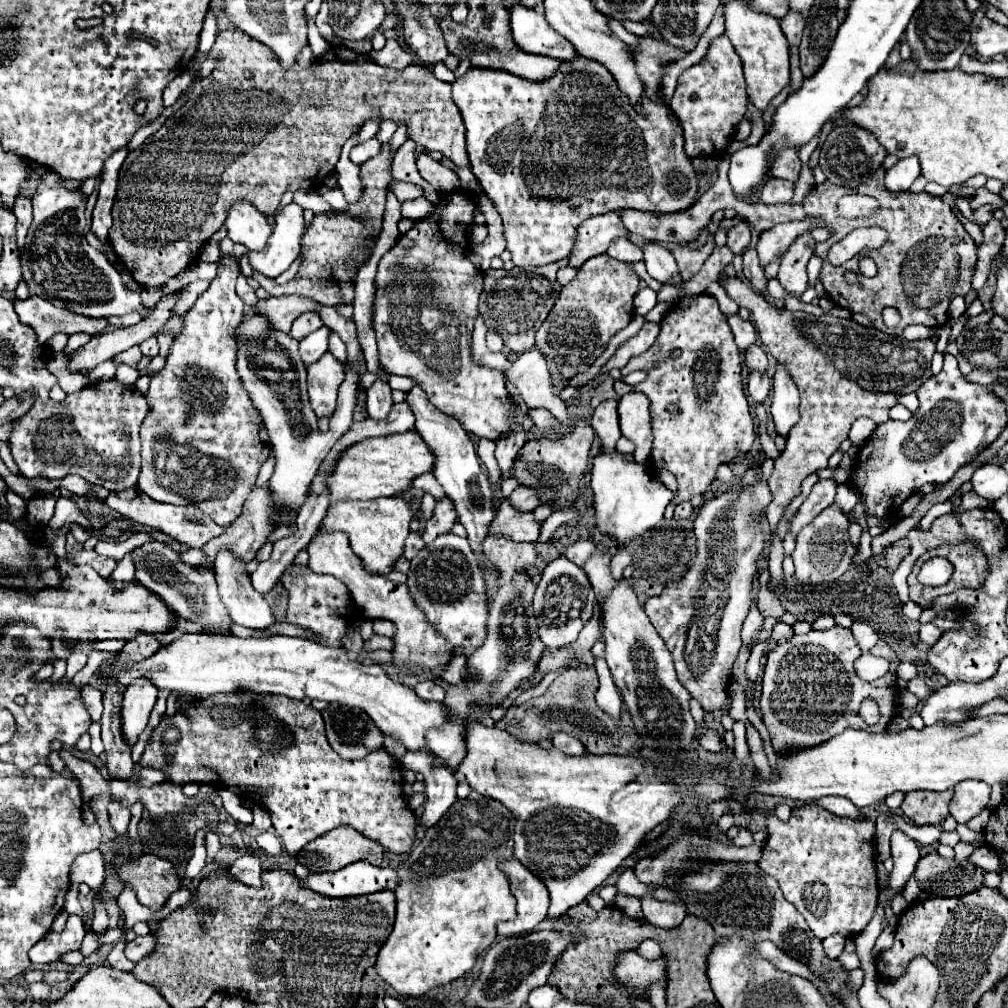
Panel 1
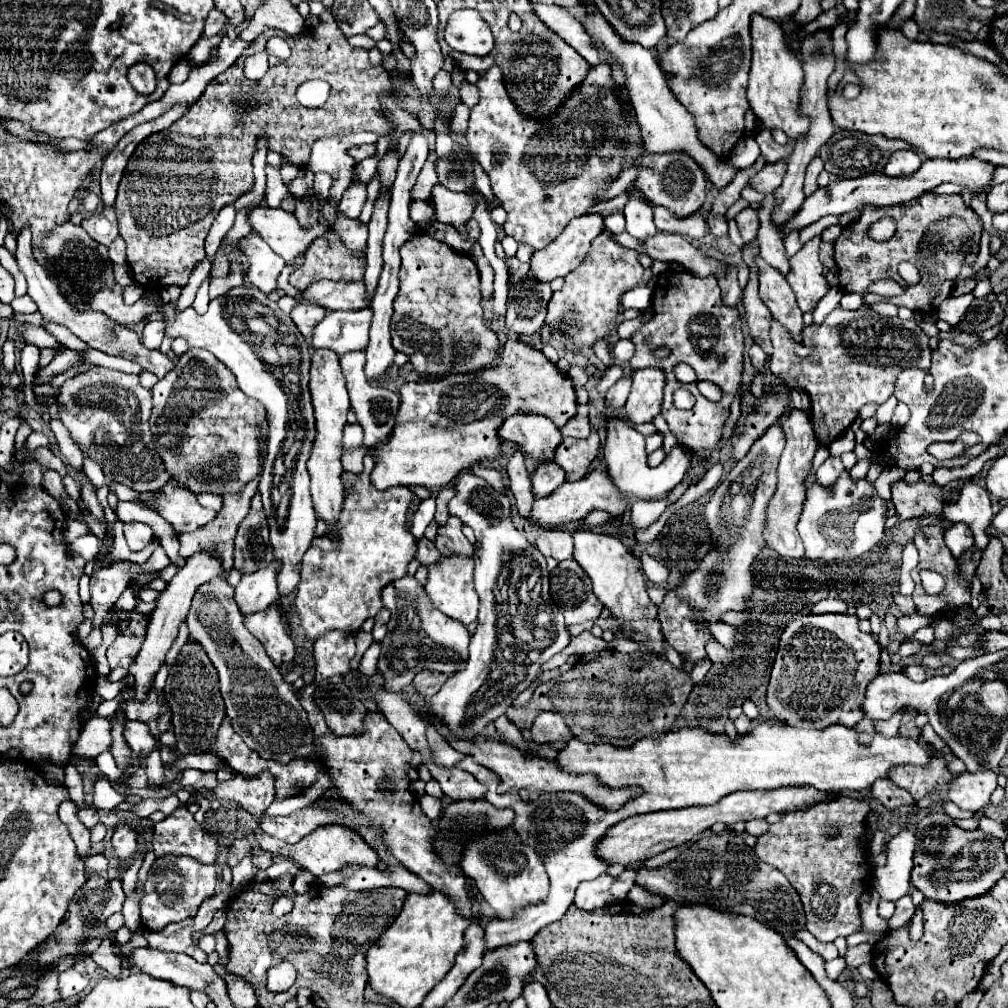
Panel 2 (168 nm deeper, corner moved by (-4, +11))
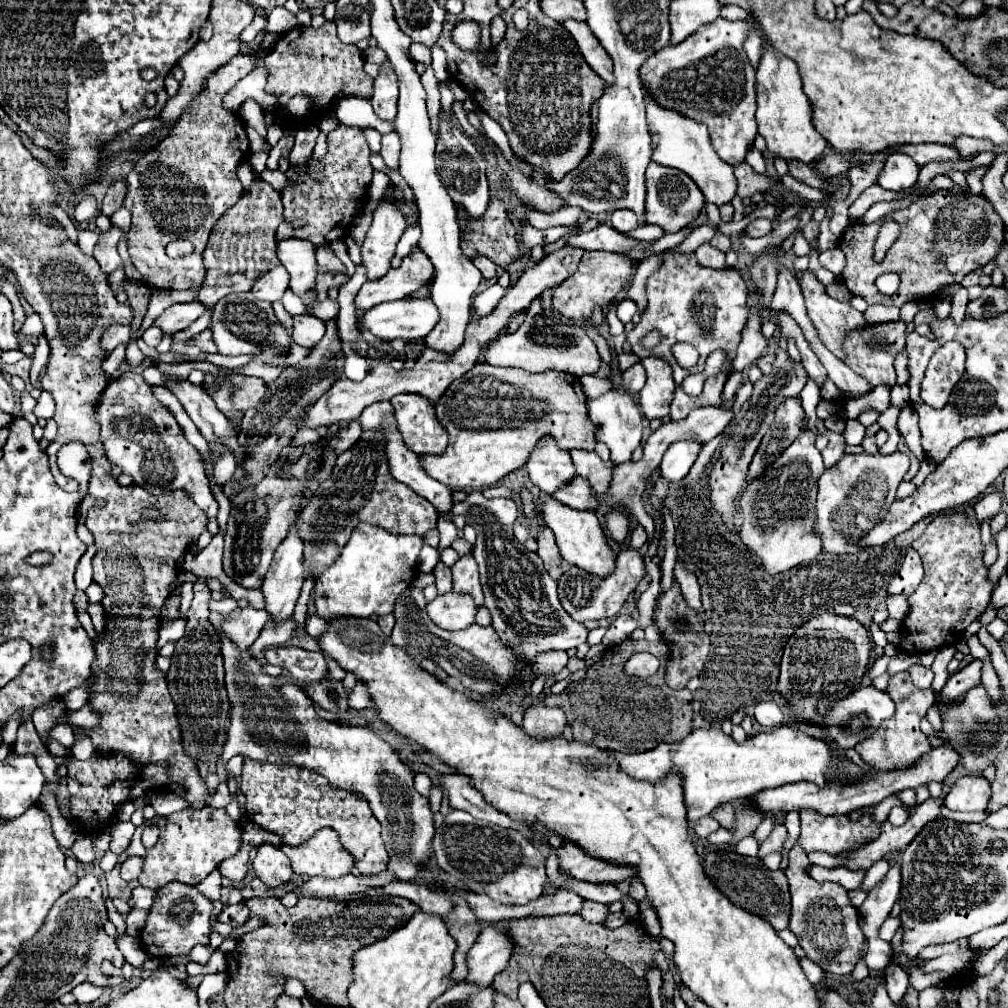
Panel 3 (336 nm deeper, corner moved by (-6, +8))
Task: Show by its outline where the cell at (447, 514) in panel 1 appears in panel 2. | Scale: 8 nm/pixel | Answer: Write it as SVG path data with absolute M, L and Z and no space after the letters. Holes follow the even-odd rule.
M450 517L448 523L444 527L440 527L438 537L436 537L436 549L444 555L444 557L452 557L452 555L464 555L474 559L474 545L468 543L468 539L462 533L462 525L460 519Z

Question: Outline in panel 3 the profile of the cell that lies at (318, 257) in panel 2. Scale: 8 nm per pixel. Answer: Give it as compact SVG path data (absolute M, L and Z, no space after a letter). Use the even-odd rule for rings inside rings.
M318 272L318 278L316 278L316 298L318 300L328 300L328 290L332 286L342 286L350 280L350 274L344 272L344 274L330 274L330 272Z

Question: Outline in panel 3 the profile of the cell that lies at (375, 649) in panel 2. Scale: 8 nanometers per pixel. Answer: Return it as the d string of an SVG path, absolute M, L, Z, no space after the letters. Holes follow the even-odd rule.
M362 680L356 682L356 686L352 688L352 692L348 694L348 704L350 708L356 708L356 710L362 710L362 708L372 708L372 700L368 696L368 688Z

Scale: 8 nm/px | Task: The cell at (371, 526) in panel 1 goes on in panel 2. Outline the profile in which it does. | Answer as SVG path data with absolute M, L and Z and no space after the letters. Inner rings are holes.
M366 455L363 465L360 475L344 473L344 485L352 483L354 493L344 499L344 509L334 527L330 527L332 533L338 535L338 541L330 537L314 538L304 554L296 609L310 641L332 629L346 633L360 631L362 623L382 609L382 589L402 579L408 571L408 563L416 557L416 537L404 527L406 509L414 493L402 485L378 491L369 478L374 468L372 457ZM362 533L368 533L368 539L362 537Z

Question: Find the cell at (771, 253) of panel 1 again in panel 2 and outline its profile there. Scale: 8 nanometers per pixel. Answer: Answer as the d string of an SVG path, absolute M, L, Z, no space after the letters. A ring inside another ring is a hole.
M962 157L962 159L928 159L922 163L922 167L908 175L908 177L900 177L900 179L892 179L884 173L872 173L860 179L842 179L842 181L832 181L828 183L824 189L818 189L814 195L806 197L802 209L792 217L792 221L786 225L786 235L794 229L802 229L826 215L842 215L842 213L850 213L850 211L862 211L866 205L872 207L886 207L886 205L900 205L900 203L908 203L916 197L920 197L922 193L932 191L936 185L942 183L956 183L962 187L968 187L970 191L974 189L982 189L988 187L994 179L994 165L974 159L974 157Z

